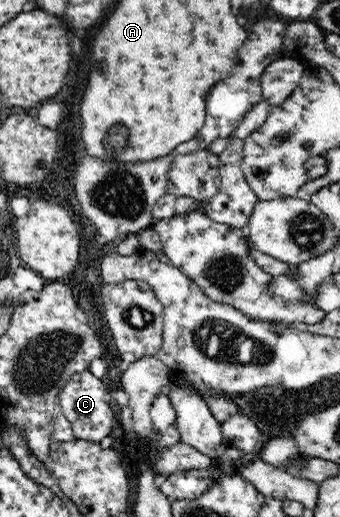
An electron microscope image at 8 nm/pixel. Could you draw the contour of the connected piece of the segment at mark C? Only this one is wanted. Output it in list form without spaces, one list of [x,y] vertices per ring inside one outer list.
[[[89,369],[73,374],[60,391],[61,413],[71,422],[76,439],[99,443],[103,437],[110,435],[115,425],[115,413],[107,403],[107,388]]]

